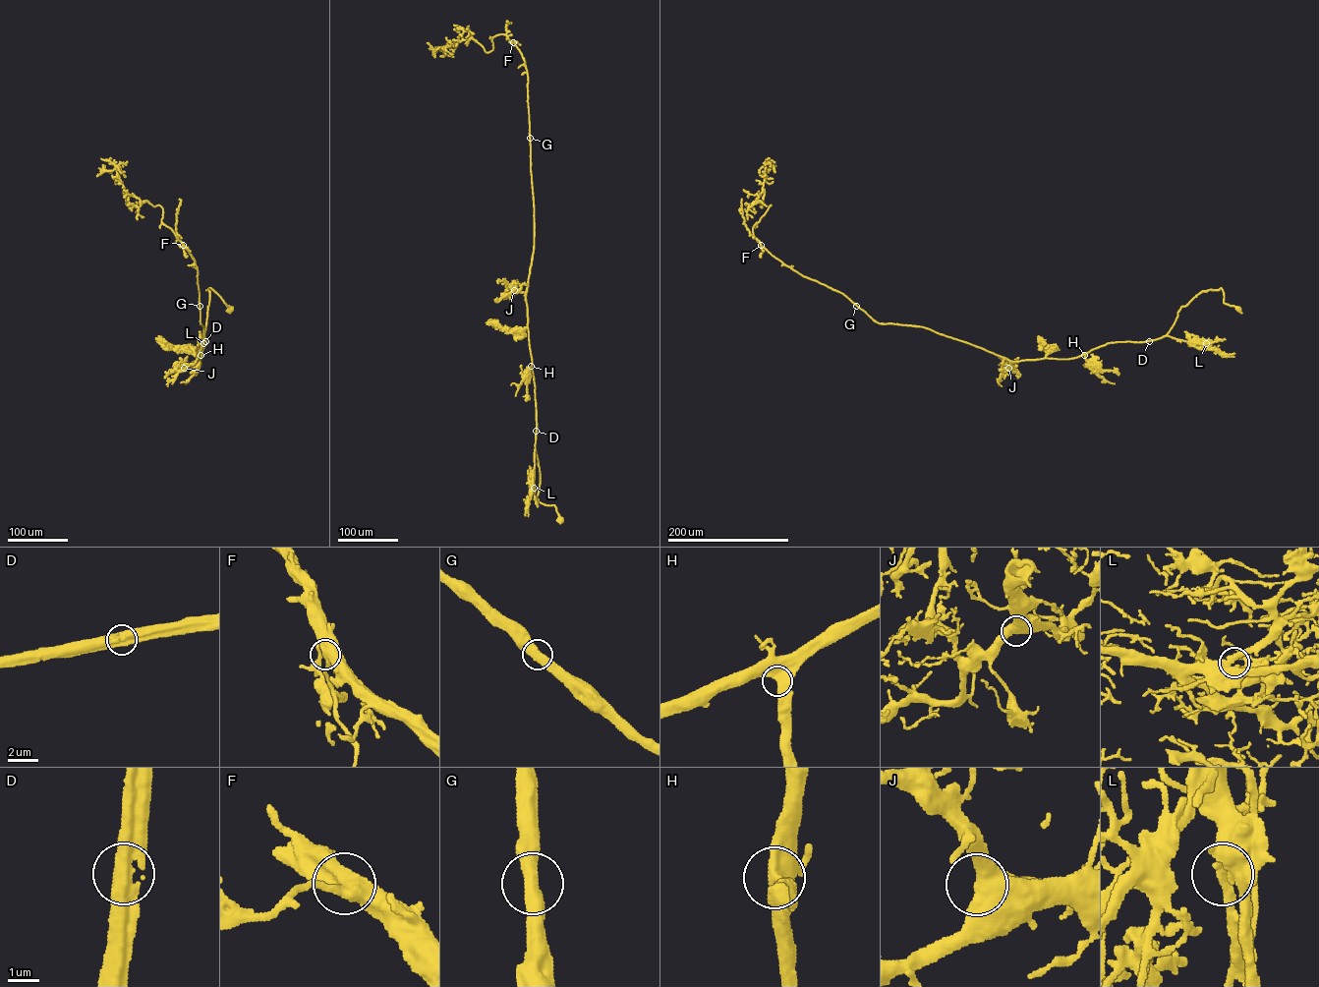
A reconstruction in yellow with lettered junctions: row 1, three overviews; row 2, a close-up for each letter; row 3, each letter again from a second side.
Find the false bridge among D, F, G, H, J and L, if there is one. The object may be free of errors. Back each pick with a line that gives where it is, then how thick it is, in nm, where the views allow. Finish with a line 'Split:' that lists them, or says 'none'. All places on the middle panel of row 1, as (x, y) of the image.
Split: none

